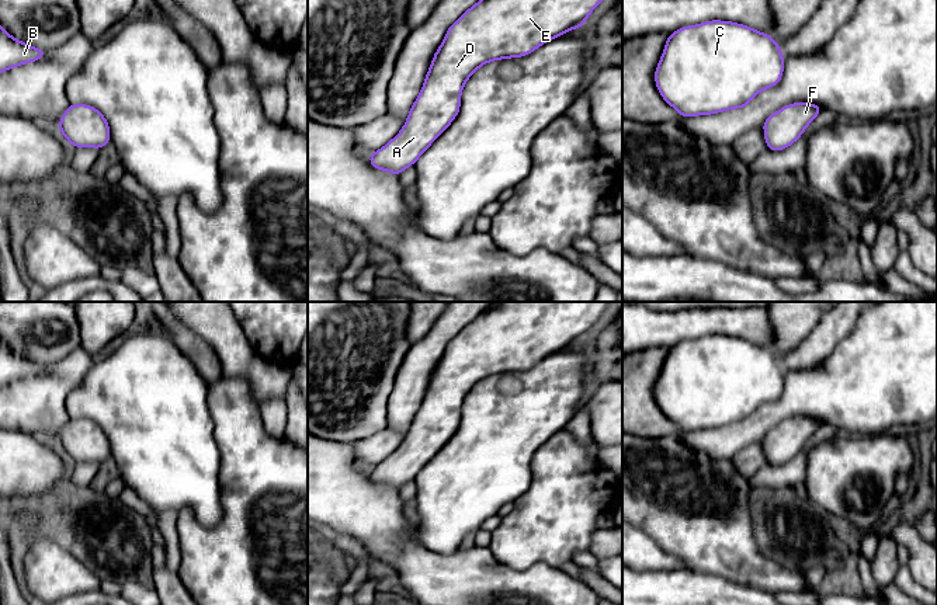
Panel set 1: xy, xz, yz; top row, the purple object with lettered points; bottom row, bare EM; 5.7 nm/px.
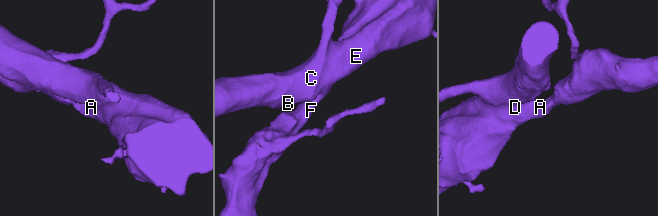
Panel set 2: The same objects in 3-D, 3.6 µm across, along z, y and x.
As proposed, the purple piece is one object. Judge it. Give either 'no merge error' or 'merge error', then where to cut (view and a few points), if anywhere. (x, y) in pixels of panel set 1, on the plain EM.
no merge error; no cut

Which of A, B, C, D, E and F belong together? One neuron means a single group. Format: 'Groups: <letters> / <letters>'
Groups: A B C D E F

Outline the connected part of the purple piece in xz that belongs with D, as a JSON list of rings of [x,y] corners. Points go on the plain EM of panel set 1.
[[[493,302],[447,344],[402,445],[388,459],[368,469],[369,479],[395,490],[413,480],[455,434],[462,403],[480,380],[527,371],[562,348],[584,341],[610,305],[612,302]]]

